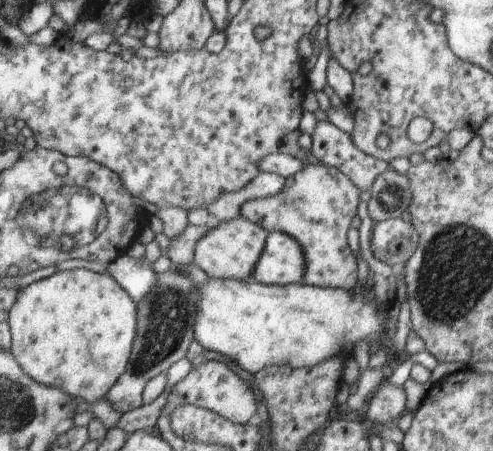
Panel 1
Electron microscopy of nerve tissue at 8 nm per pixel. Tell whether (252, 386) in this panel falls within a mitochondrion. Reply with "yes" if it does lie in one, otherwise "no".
no

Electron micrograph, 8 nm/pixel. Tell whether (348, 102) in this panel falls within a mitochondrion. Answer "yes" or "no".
no

